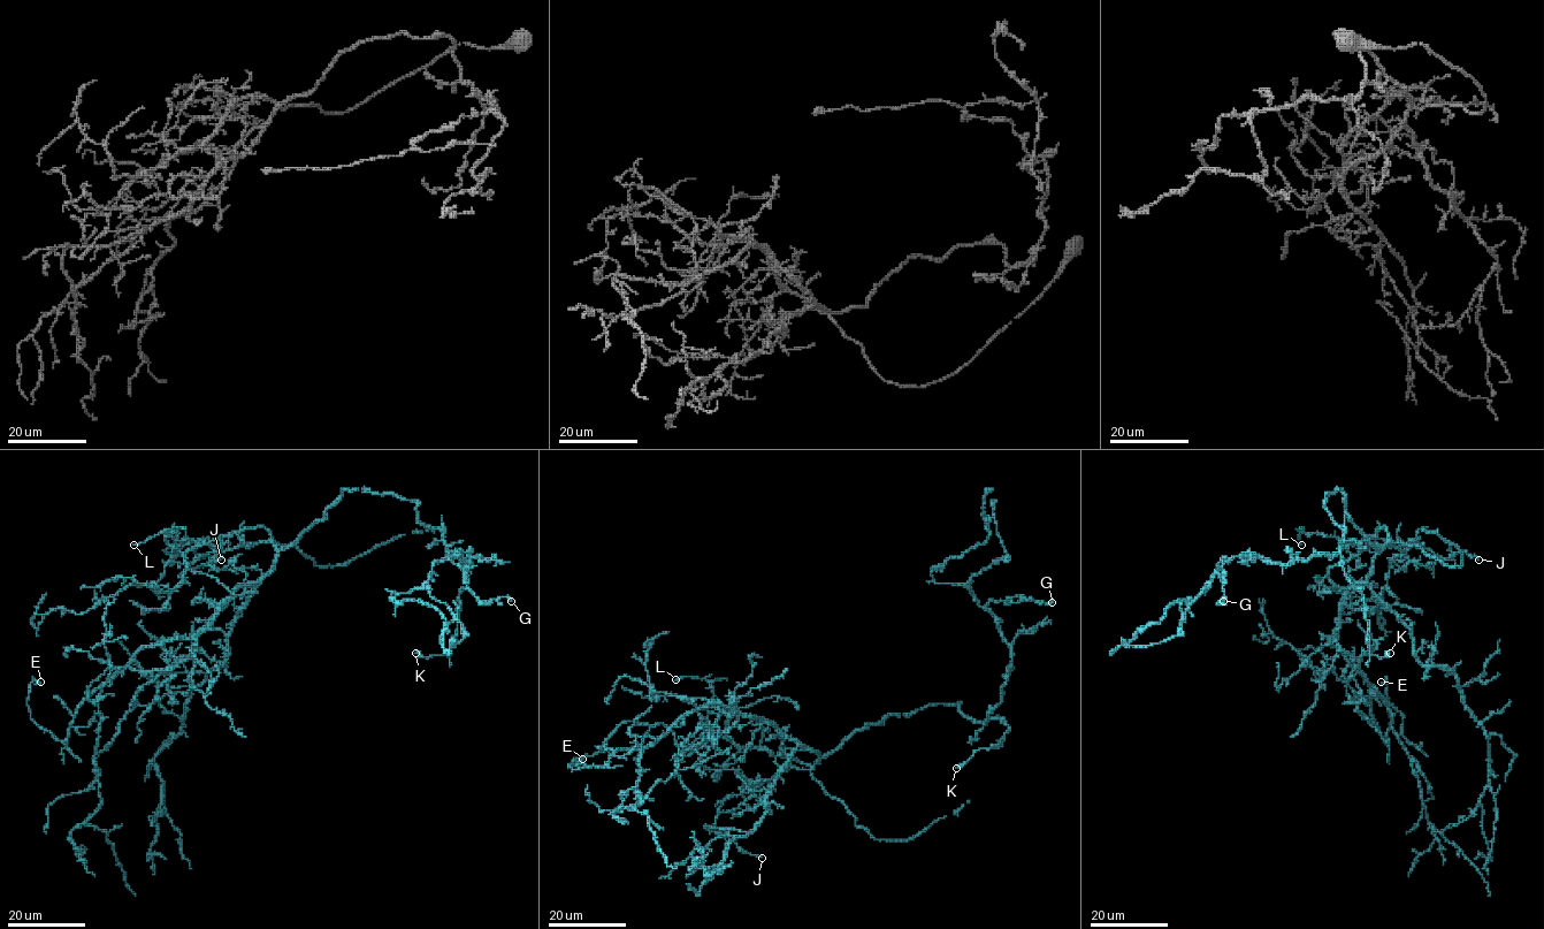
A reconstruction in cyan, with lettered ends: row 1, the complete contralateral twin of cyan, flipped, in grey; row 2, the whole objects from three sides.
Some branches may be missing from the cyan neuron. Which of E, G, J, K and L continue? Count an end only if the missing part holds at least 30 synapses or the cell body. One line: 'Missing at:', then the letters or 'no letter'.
Missing at: no letter

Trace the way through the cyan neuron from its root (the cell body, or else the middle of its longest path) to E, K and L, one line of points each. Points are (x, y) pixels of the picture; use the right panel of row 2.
E: (1359, 531), (1377, 549), (1373, 571), (1347, 592), (1328, 640), (1370, 685), (1370, 715), (1388, 741), (1381, 682)
K: (1359, 531), (1345, 495), (1327, 494), (1324, 508), (1343, 528), (1345, 576), (1363, 596), (1370, 654), (1390, 653)
L: (1359, 531), (1376, 547), (1388, 540), (1382, 526), (1360, 551), (1358, 543), (1316, 532), (1300, 532), (1301, 545)

